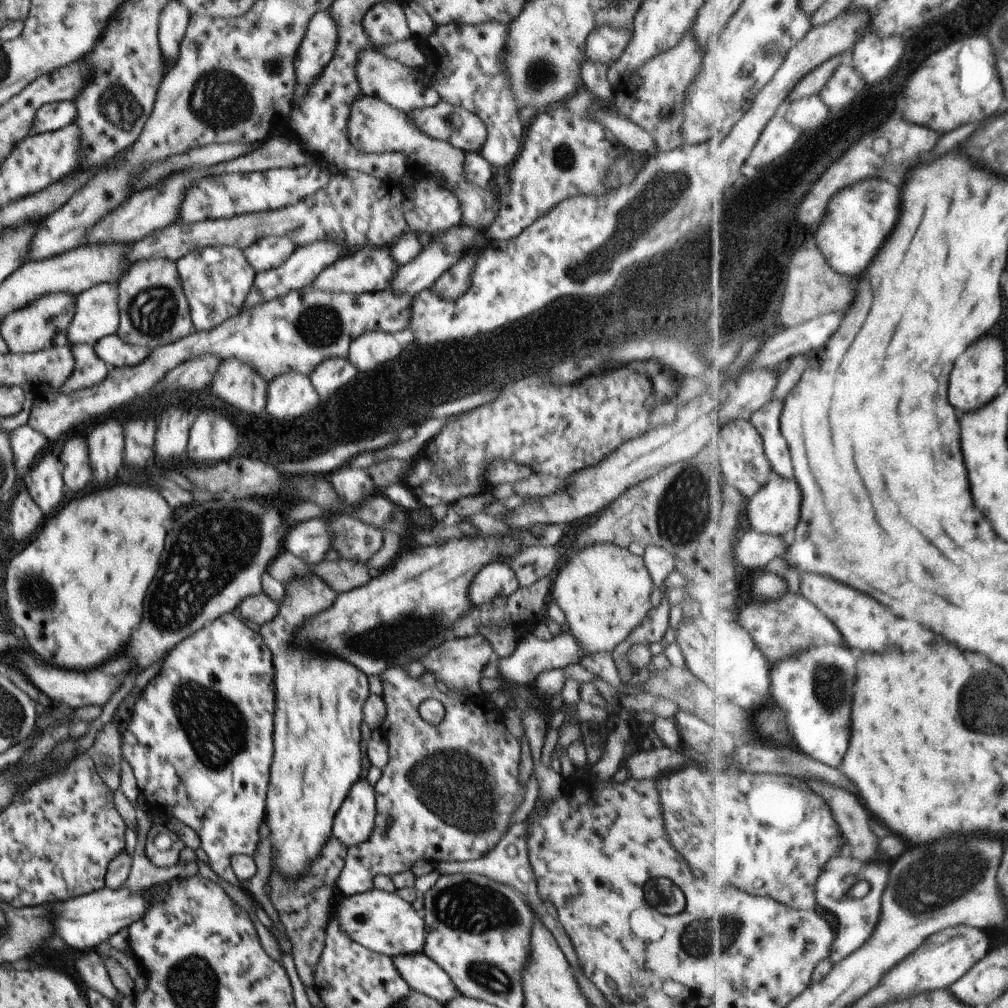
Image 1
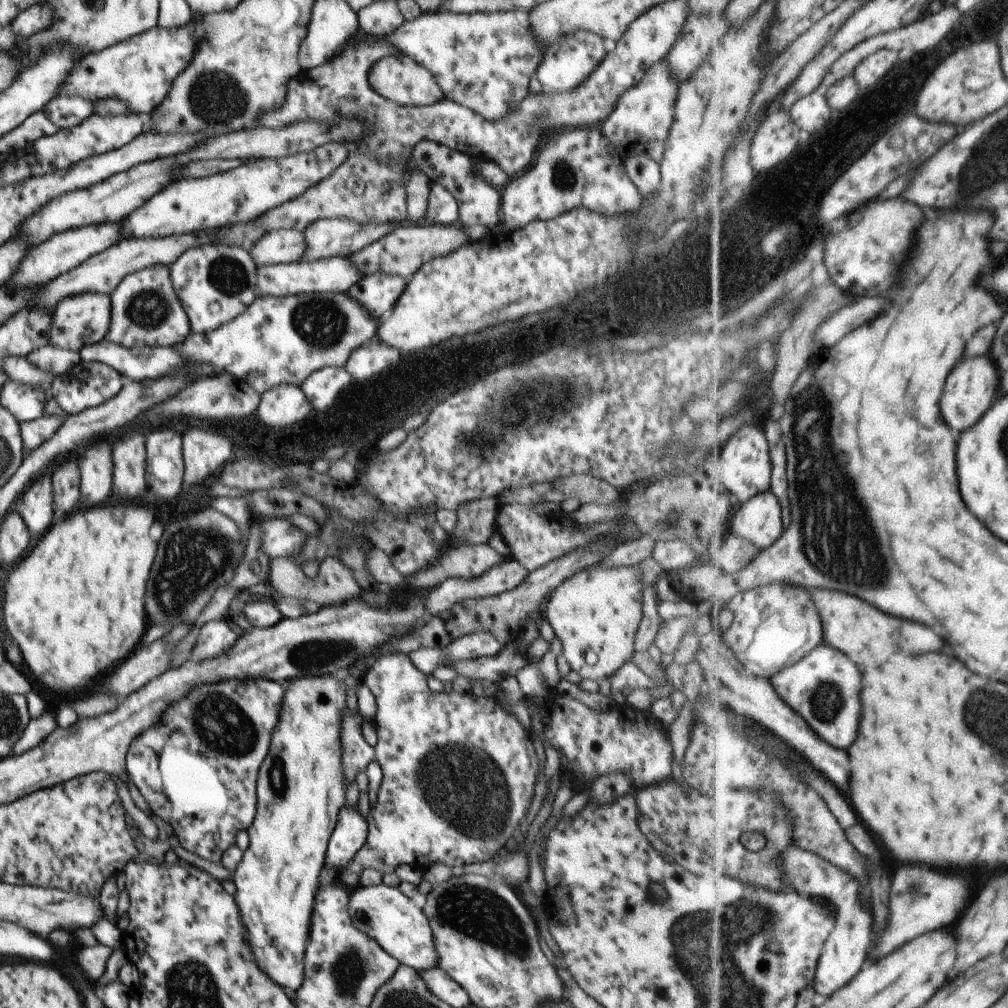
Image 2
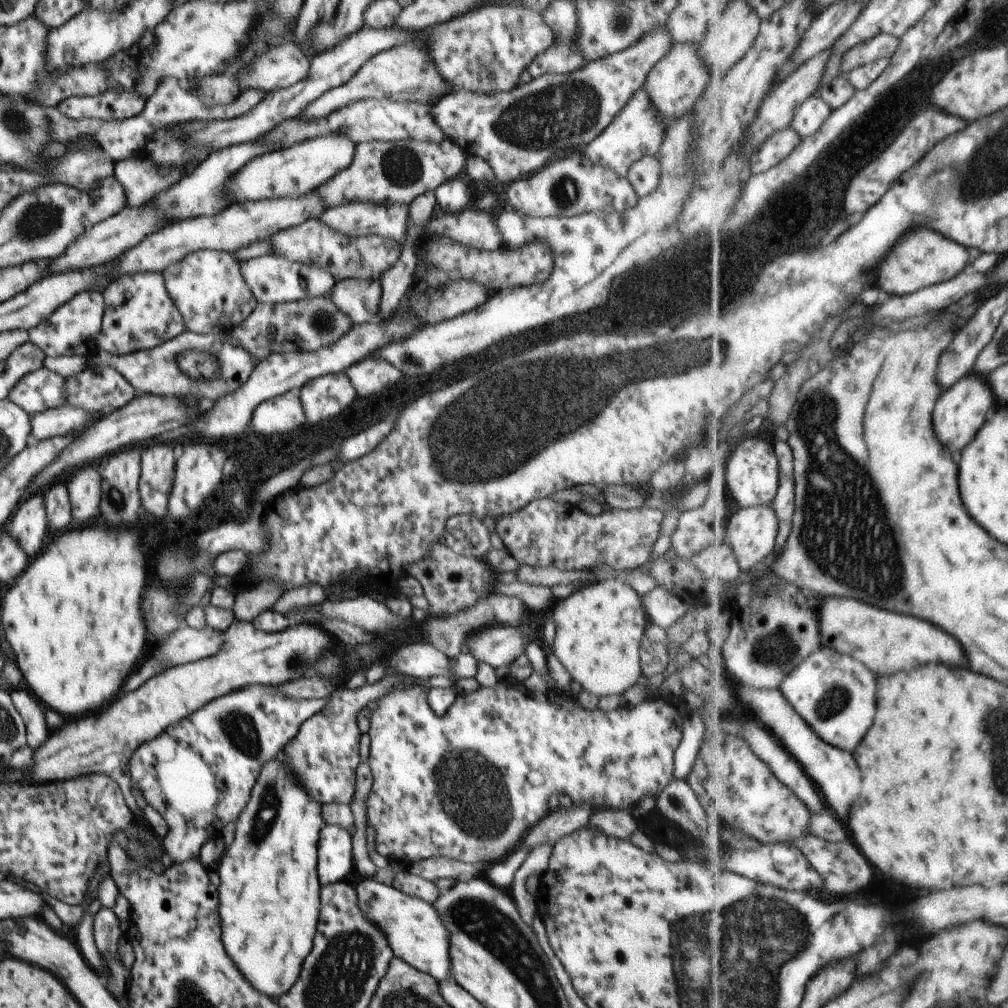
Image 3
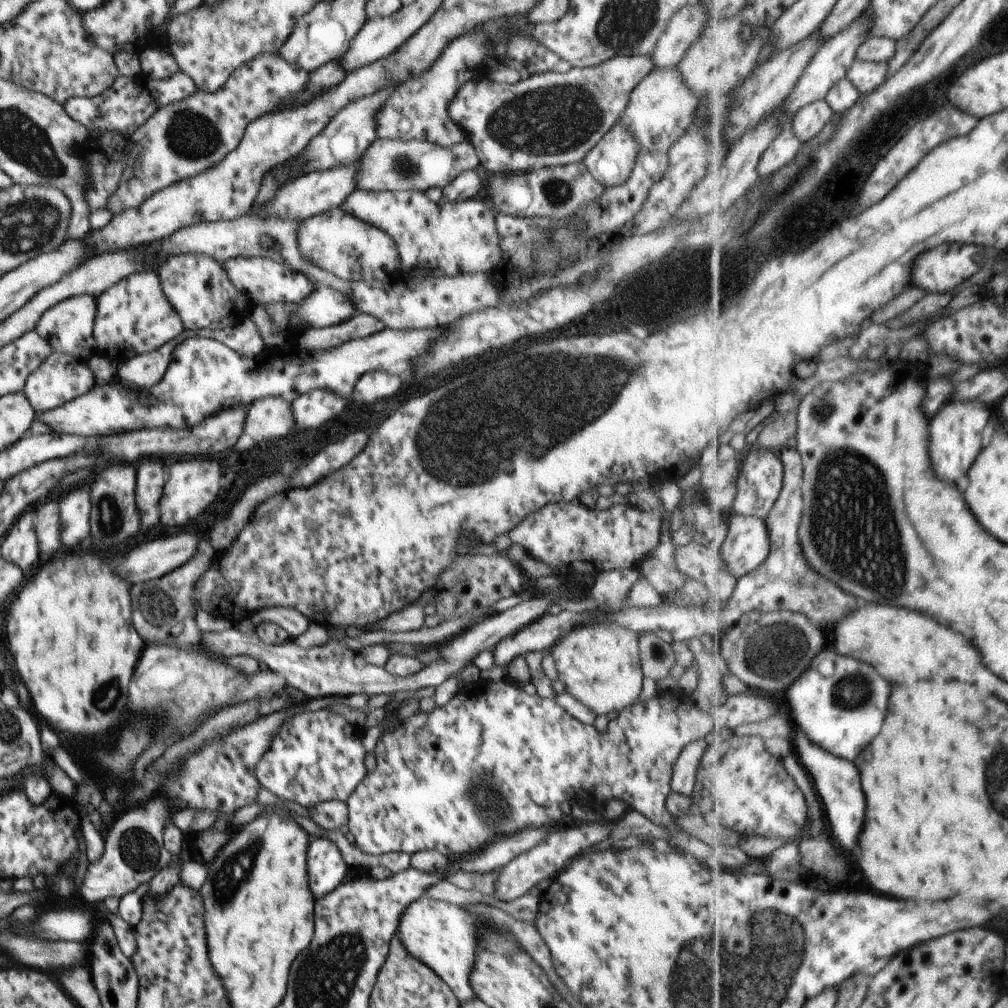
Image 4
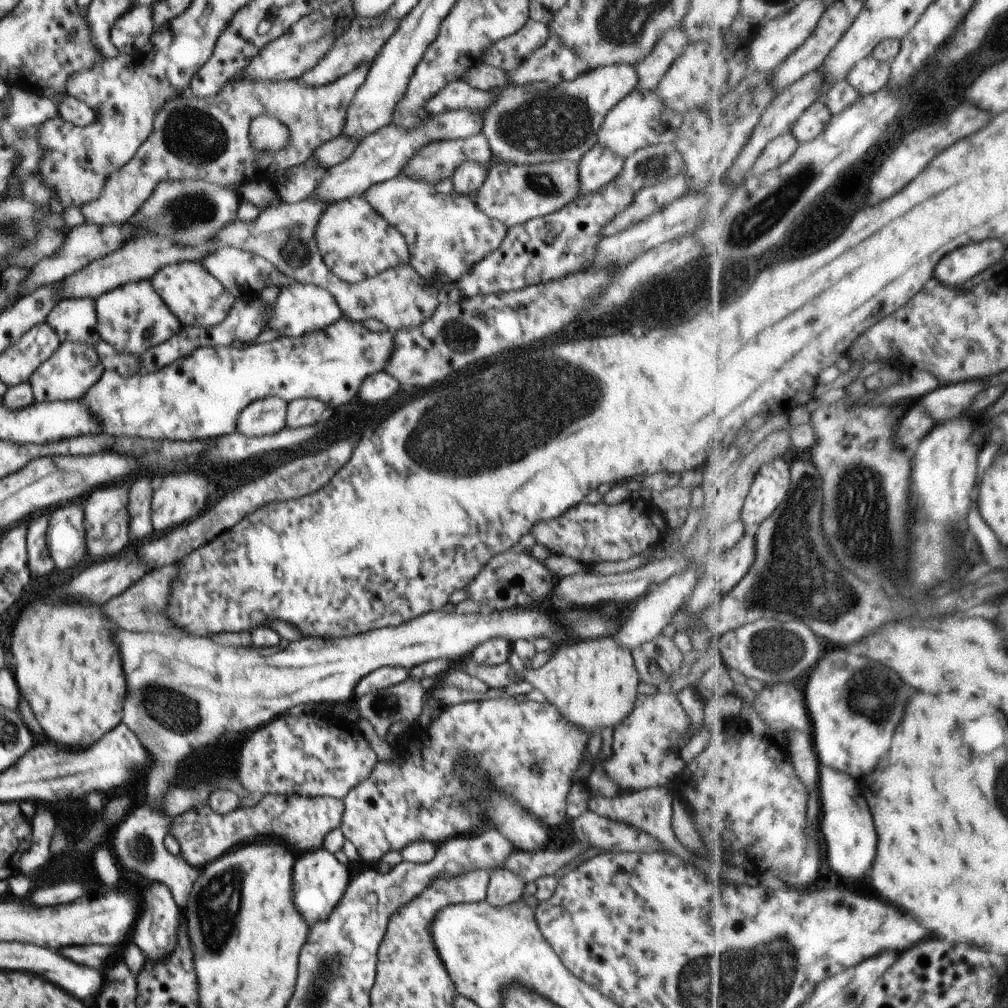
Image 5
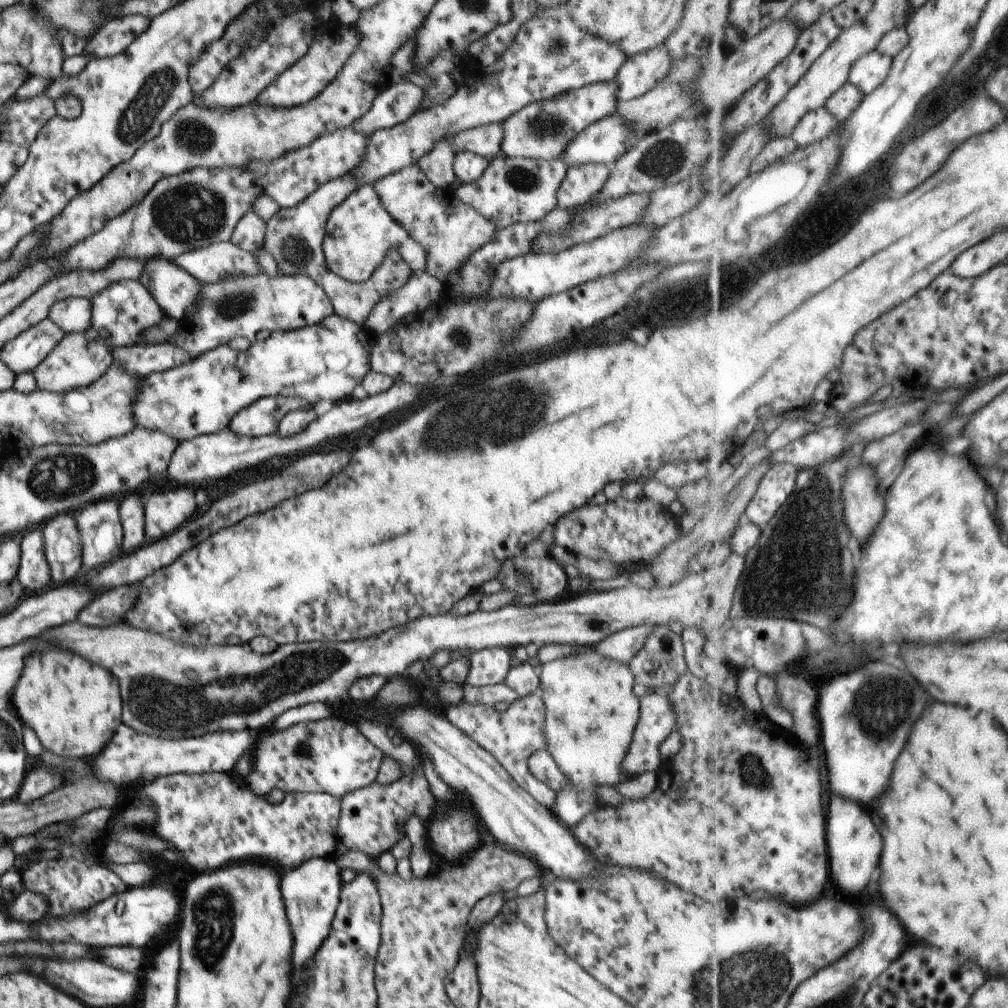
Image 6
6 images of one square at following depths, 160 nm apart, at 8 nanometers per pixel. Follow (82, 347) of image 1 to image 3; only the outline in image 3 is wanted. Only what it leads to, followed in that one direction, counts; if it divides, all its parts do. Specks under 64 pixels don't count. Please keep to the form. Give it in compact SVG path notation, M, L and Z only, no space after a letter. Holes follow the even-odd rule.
M89 366L64 378L65 404L103 414L127 404L134 388L110 366Z

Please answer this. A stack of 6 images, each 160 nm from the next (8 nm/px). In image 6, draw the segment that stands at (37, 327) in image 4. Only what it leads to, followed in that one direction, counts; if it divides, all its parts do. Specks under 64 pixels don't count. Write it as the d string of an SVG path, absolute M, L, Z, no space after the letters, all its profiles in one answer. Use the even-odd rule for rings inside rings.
M67 297L50 306L48 318L64 334L85 332L91 328L90 302L81 297Z

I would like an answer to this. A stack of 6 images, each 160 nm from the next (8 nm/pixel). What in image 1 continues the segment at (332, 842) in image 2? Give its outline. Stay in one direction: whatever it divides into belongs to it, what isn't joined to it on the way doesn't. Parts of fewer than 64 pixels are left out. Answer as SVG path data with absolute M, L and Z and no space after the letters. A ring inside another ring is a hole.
M358 779L333 818L330 835L345 848L361 844L372 832L375 815L373 790L366 780Z

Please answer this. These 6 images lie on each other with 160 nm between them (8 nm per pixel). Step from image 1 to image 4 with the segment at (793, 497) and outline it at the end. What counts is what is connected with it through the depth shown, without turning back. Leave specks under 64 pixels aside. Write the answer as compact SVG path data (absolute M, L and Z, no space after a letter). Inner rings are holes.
M730 513L729 523L722 556L729 574L739 580L753 572L769 556L770 532L766 519L757 515Z

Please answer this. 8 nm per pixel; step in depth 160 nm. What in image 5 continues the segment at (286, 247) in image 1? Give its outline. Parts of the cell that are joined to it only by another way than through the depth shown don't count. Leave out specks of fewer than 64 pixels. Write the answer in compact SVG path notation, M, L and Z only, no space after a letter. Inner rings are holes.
M361 195L329 203L323 208L316 220L314 239L327 270L347 284L374 277L397 265L408 264L404 238Z

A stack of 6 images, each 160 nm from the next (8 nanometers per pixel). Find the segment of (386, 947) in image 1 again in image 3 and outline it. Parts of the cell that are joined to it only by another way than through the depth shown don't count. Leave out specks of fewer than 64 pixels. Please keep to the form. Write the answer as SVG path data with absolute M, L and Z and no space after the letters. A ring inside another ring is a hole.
M363 878L356 885L356 903L360 913L384 935L391 952L409 966L432 976L436 982L451 979L448 932L433 907L394 889L392 885Z

